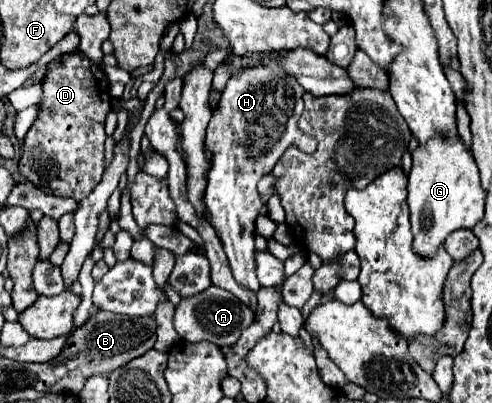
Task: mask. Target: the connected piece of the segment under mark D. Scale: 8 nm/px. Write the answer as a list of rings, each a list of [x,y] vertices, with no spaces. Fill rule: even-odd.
[[[80,51],[62,55],[60,65],[44,75],[38,107],[40,113],[24,137],[20,173],[48,195],[82,201],[104,173],[104,121],[112,111],[110,83],[104,69]]]

